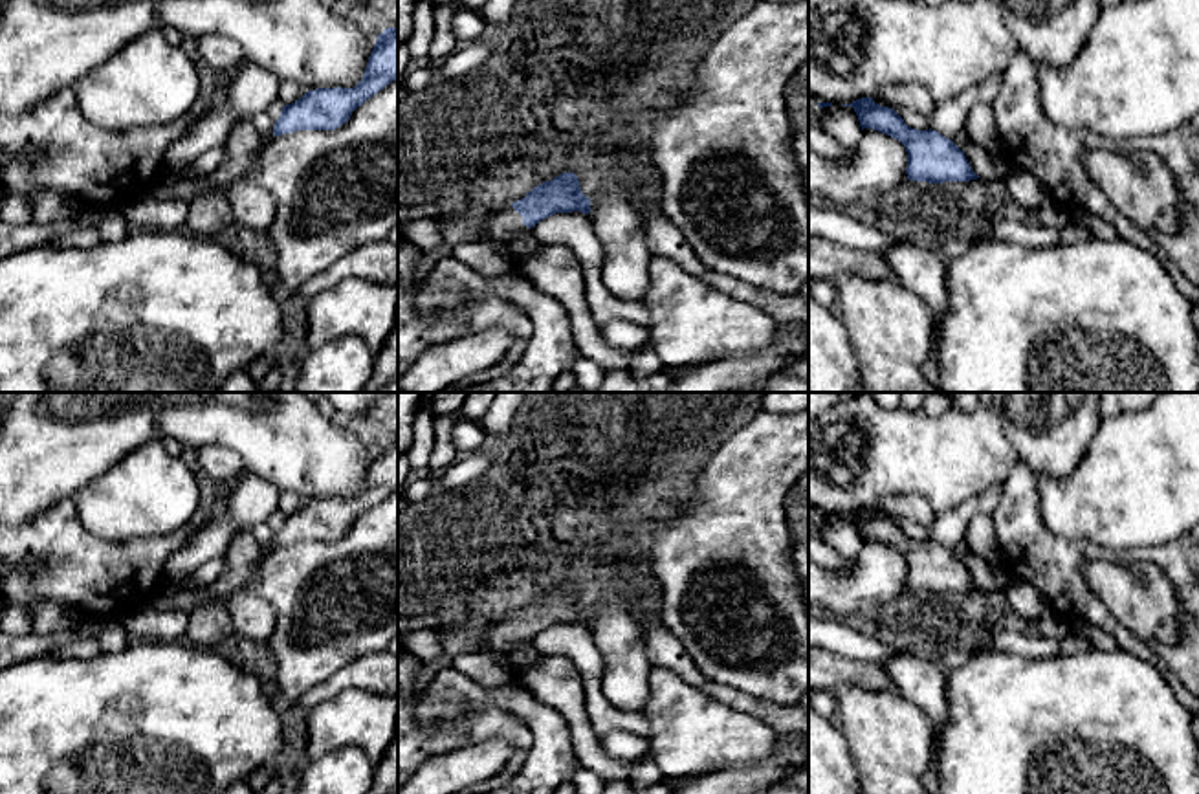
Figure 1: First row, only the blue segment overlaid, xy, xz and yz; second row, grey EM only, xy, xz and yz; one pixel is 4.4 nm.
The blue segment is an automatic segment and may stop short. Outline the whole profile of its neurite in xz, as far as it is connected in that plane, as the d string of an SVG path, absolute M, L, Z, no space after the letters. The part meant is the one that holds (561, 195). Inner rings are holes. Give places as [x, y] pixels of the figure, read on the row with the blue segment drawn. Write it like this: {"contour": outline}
{"contour": "M563 172L534 187L508 209L493 211L491 218L480 226L480 238L495 238L510 244L519 231L528 231L556 213L572 211L588 215L590 198L581 193L574 172Z"}

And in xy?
{"contour": "M398 28L383 29L368 57L363 79L354 88L317 88L282 106L273 136L297 130L336 130L352 112L398 79Z"}

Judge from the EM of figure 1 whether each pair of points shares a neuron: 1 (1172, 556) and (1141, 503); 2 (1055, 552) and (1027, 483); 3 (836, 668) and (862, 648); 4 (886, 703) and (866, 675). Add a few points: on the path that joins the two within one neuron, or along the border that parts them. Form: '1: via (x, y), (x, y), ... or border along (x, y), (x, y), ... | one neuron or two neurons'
1: border along (1179, 536), (1163, 543), (1122, 551) | two neurons
2: via (1038, 536), (1027, 525), (1027, 499) | one neuron
3: border along (827, 648), (879, 664) | two neurons
4: border along (891, 686), (864, 690), (838, 684), (833, 690) | two neurons

